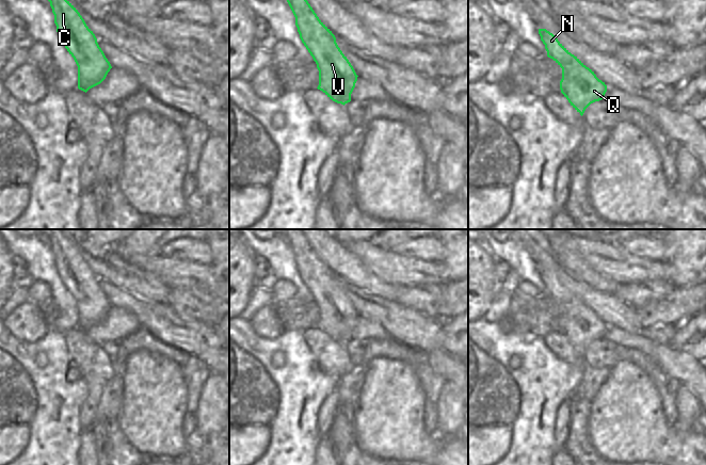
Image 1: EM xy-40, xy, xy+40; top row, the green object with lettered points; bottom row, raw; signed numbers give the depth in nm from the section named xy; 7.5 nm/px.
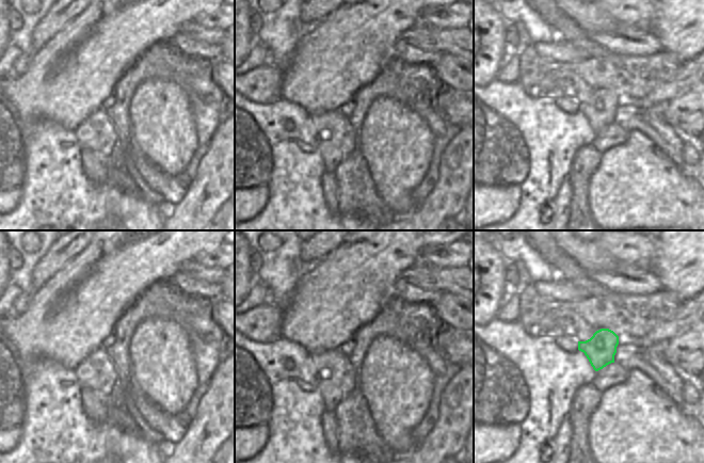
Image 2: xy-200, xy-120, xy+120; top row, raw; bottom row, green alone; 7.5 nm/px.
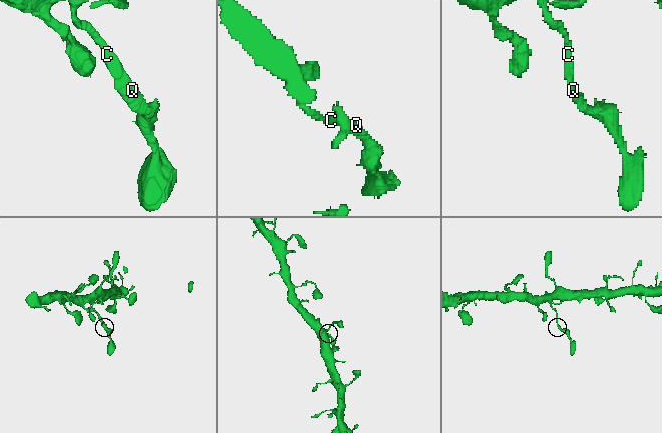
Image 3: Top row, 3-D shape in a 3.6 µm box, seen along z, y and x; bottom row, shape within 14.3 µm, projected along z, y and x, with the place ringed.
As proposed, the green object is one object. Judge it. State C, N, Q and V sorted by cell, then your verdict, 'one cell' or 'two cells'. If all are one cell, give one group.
C N Q V | one cell

